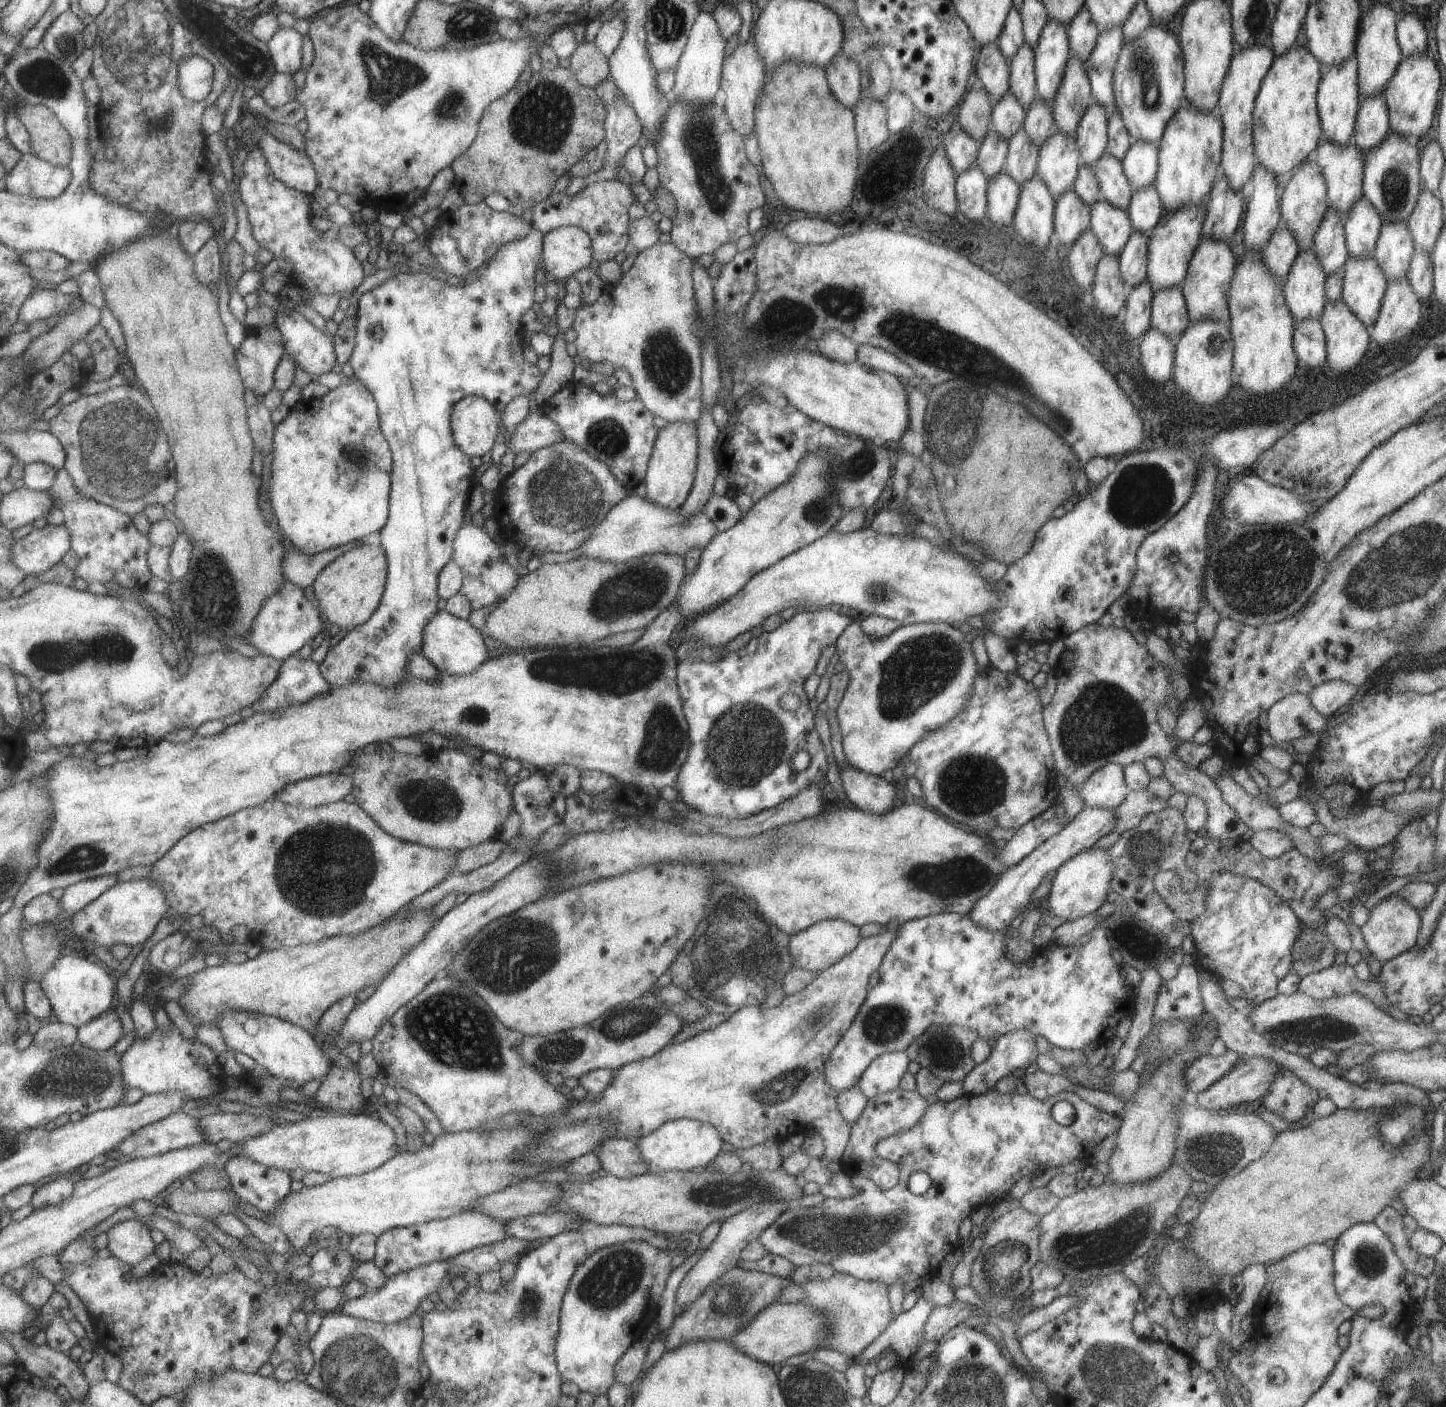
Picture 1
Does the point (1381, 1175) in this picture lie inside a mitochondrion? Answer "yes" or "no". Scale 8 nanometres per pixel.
no

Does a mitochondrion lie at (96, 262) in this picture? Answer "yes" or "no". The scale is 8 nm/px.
no

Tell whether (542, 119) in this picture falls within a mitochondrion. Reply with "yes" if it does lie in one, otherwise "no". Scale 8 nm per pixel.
yes

